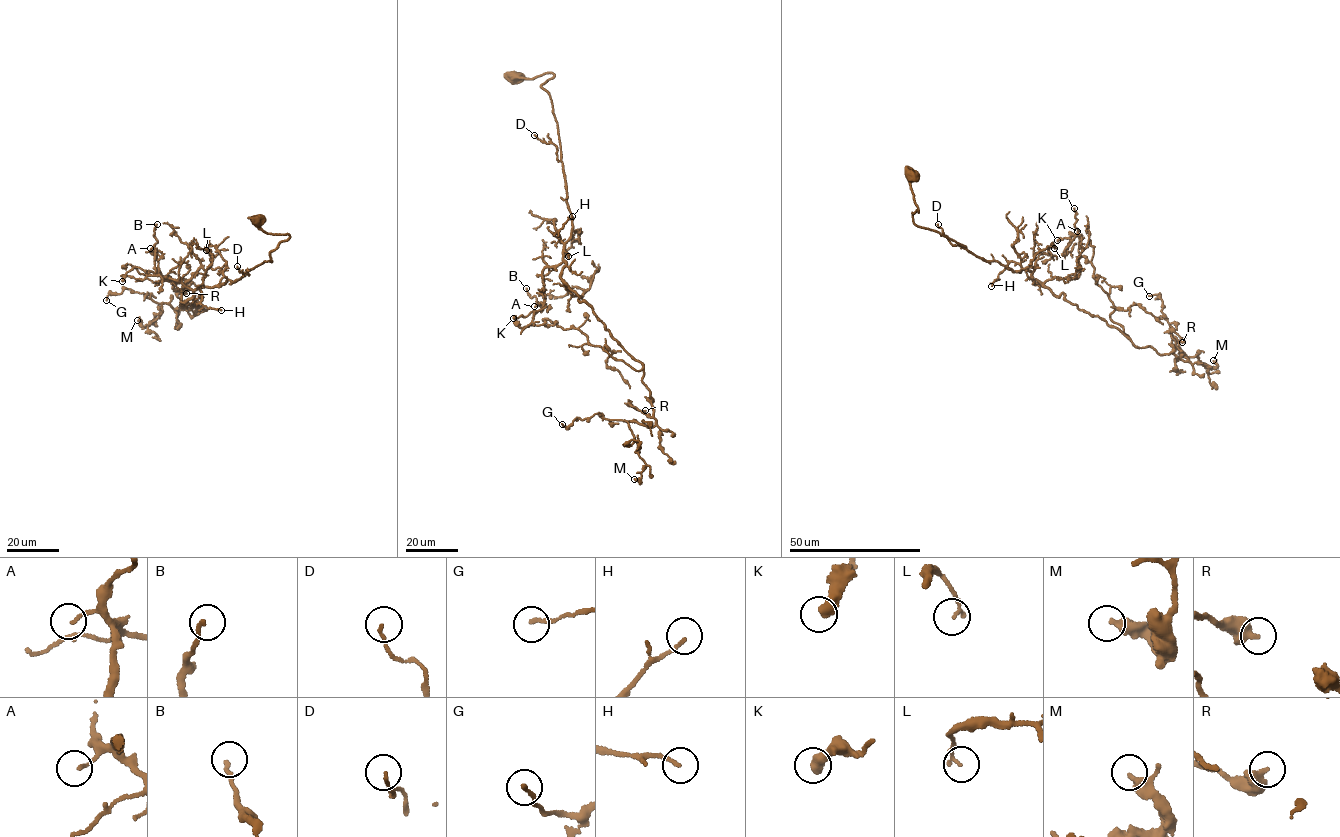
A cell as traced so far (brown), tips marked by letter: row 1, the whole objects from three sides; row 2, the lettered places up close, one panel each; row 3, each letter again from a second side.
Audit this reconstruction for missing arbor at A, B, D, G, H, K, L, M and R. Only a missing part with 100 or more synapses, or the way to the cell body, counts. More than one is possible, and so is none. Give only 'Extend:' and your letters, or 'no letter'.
Extend: no letter

